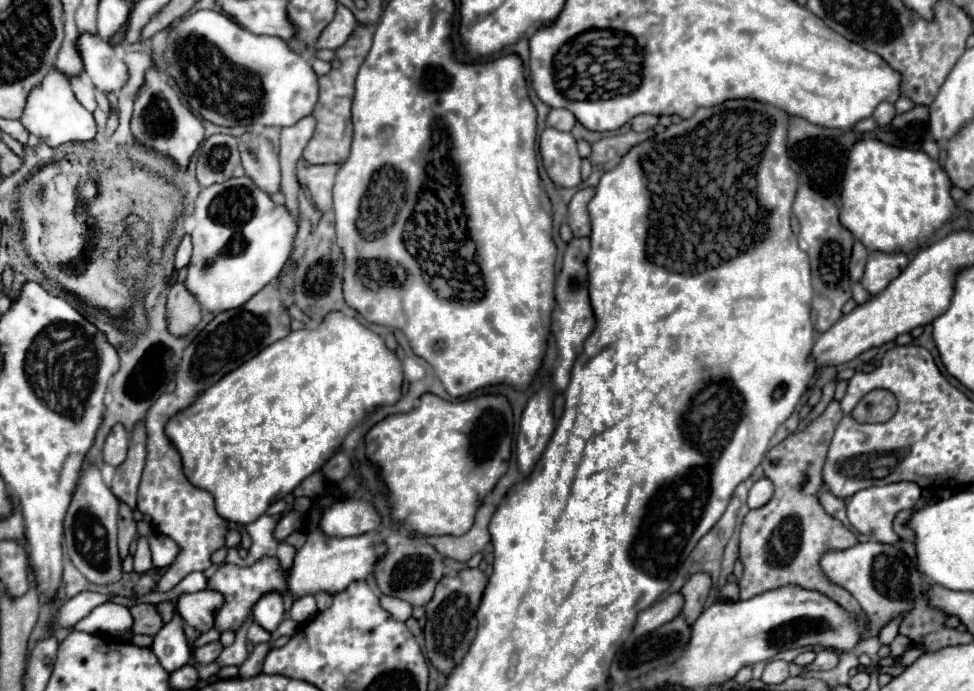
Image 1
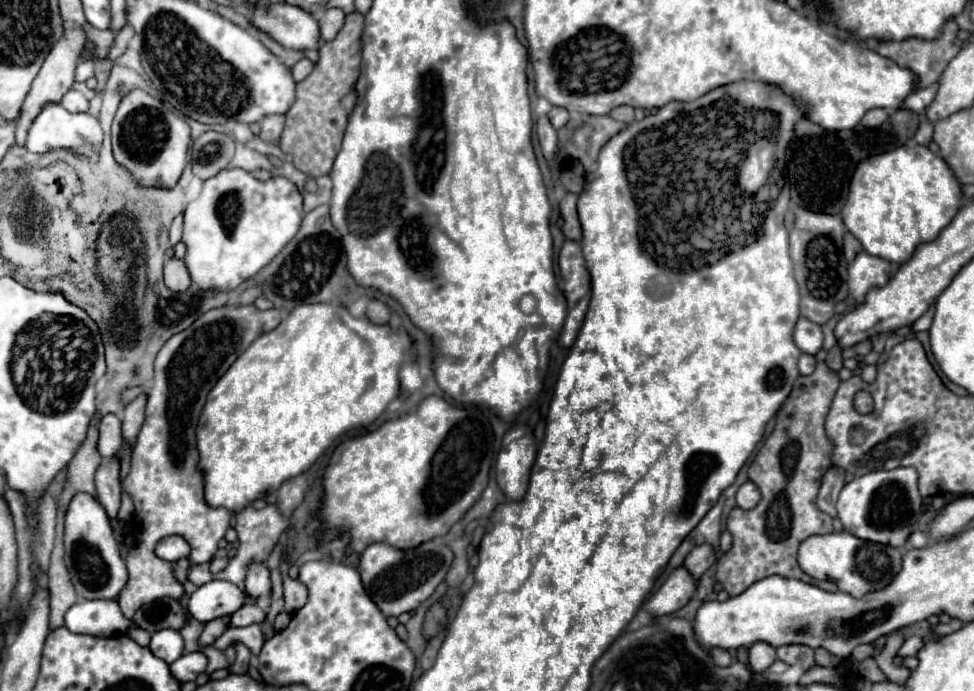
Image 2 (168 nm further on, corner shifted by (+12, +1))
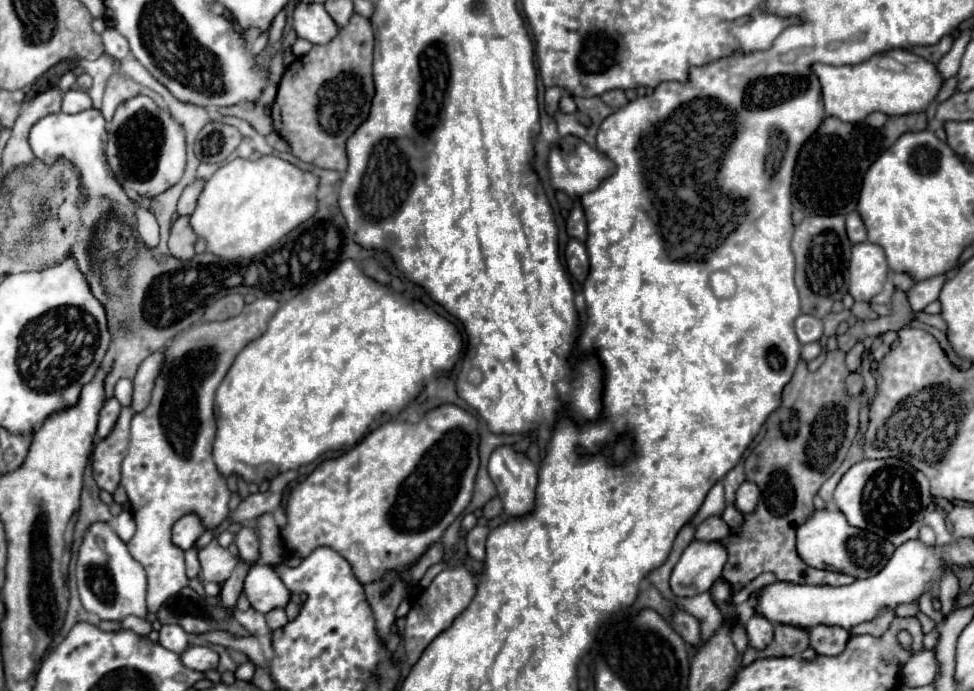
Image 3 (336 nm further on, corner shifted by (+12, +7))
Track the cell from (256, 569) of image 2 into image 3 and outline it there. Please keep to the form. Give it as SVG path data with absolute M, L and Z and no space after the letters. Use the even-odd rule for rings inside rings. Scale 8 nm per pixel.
M244 526L236 532L234 536L234 542L240 550L240 558L242 560L248 560L248 562L258 562L258 536L254 534L254 528L250 526Z

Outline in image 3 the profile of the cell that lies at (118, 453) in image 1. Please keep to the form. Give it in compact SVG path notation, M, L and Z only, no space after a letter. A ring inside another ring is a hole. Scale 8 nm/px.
M108 398L100 410L100 416L98 416L98 436L104 438L112 432L118 416L120 416L120 402L116 398Z

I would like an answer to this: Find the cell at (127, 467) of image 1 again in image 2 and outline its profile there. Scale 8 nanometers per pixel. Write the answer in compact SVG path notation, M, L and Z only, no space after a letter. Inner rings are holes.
M142 394L136 400L132 400L120 416L120 420L122 420L122 438L130 448L134 448L134 442L136 442L138 432L140 432L142 422L144 422L144 406L146 406L146 396Z

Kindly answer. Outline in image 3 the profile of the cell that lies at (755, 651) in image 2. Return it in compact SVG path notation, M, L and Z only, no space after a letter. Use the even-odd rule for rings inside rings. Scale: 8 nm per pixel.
M754 612L750 616L750 620L746 622L746 632L748 632L748 638L750 638L750 646L762 650L770 644L772 636L774 636L774 626L762 614Z

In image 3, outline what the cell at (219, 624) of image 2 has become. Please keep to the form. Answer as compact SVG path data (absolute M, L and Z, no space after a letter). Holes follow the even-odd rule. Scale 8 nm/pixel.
M238 560L238 564L236 564L232 576L224 582L224 586L222 586L222 594L220 594L220 604L224 604L224 608L230 610L230 606L236 604L236 600L238 600L238 596L240 596L240 592L242 592L244 578L246 578L250 566L252 566L252 564L244 562L244 560Z

